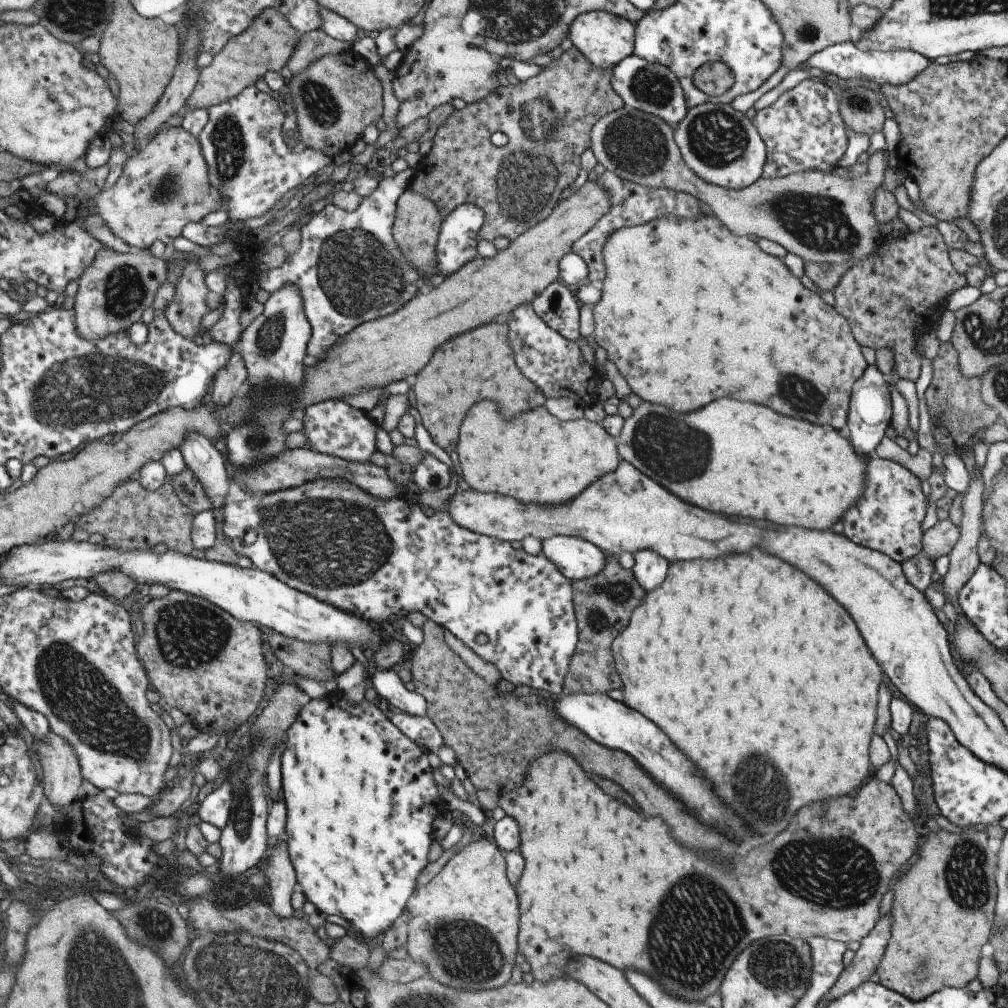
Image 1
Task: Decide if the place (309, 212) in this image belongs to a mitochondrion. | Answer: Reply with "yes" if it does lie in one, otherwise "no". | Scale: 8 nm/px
no

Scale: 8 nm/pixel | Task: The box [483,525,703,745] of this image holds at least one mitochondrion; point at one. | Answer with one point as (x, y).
(601, 605)

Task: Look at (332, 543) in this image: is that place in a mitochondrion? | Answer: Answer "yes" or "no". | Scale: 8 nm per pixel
yes

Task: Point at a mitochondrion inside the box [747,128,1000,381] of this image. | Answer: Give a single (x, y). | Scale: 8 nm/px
(819, 222)

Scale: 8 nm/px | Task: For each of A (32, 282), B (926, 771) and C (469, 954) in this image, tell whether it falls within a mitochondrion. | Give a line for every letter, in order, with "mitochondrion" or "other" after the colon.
A: other
B: other
C: mitochondrion

